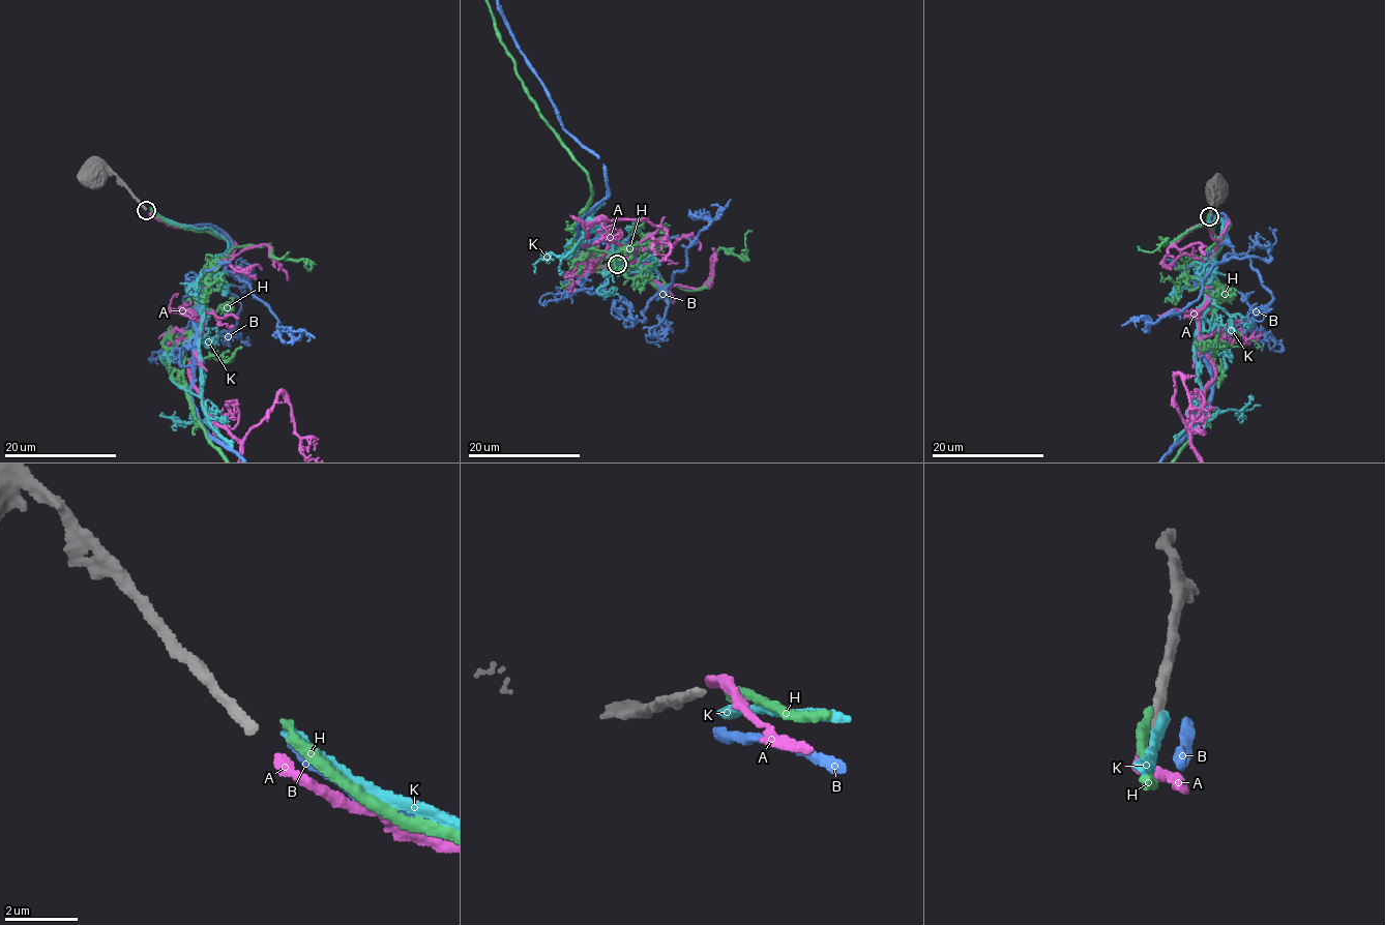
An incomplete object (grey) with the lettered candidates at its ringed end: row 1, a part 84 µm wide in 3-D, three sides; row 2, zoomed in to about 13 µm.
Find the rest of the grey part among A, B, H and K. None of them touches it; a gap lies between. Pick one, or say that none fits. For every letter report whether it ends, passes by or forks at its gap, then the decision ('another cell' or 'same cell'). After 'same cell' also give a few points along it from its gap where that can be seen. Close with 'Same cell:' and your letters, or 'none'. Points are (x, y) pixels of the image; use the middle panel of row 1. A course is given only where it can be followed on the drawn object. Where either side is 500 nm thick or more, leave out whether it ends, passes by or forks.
A: it ends there; same cell
B: it ends there; another cell
H: it ends there; another cell
K: it ends there; another cell
Same cell: A

